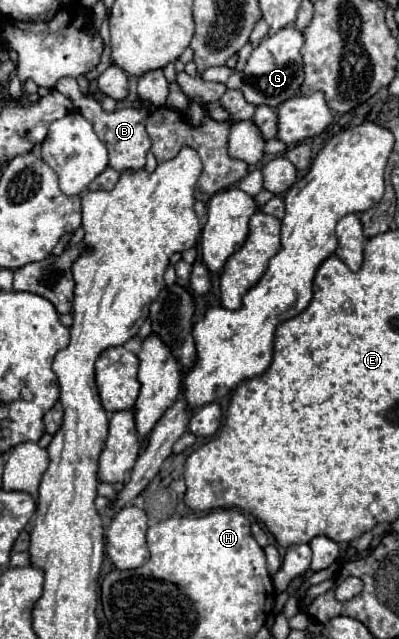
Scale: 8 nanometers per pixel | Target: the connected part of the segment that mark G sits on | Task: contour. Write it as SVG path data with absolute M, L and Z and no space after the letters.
M293 25L283 27L281 31L265 37L261 45L251 53L247 67L243 71L233 71L227 89L241 89L245 99L253 105L269 105L279 107L283 101L295 97L303 83L303 59L301 59L301 45L305 37Z

